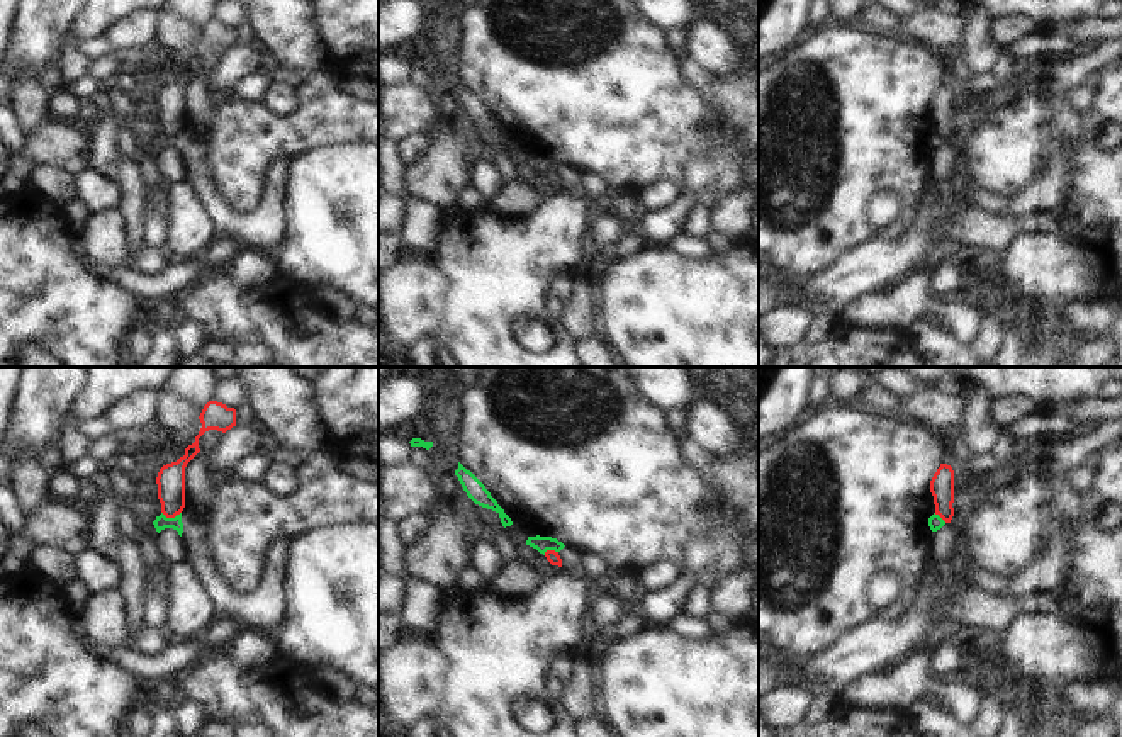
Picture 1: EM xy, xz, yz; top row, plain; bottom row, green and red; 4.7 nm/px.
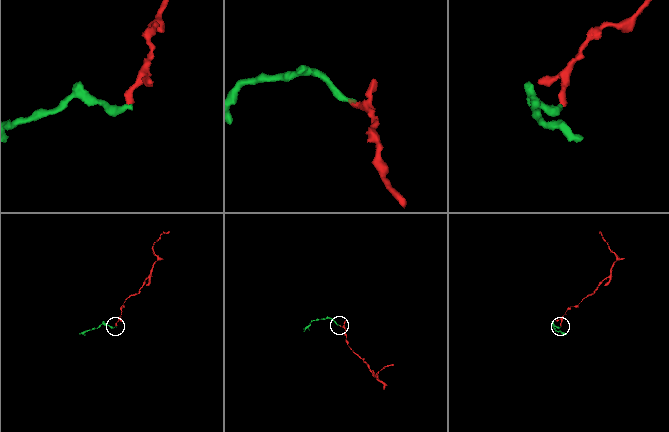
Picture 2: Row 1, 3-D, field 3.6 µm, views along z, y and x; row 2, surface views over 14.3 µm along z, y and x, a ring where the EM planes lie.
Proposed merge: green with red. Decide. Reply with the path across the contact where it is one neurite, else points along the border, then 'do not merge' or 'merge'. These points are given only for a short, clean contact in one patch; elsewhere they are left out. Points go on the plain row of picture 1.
border xy (162, 131), (167, 136), (180, 133); do not merge

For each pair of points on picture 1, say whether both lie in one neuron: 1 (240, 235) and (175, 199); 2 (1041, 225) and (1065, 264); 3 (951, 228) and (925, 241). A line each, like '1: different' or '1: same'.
1: different
2: different
3: different

